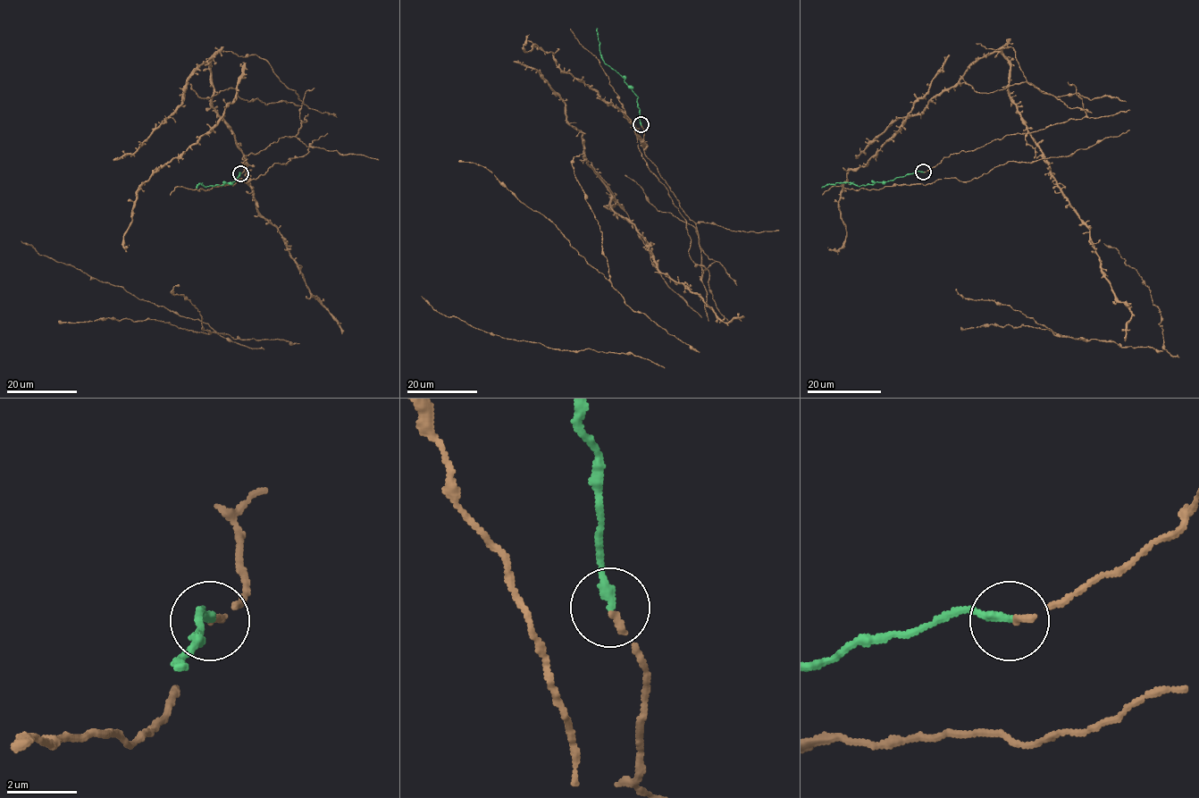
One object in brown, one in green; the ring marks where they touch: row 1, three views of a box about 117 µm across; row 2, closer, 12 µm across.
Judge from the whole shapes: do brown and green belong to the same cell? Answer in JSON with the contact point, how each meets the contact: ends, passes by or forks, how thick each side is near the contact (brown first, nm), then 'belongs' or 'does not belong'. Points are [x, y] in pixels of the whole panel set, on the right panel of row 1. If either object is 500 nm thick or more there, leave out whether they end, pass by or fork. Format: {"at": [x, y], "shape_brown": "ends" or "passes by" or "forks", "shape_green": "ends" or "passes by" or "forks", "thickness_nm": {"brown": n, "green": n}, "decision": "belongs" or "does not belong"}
{"at": [923, 172], "shape_brown": "ends", "shape_green": "ends", "thickness_nm": {"brown": 170, "green": 240}, "decision": "belongs"}

